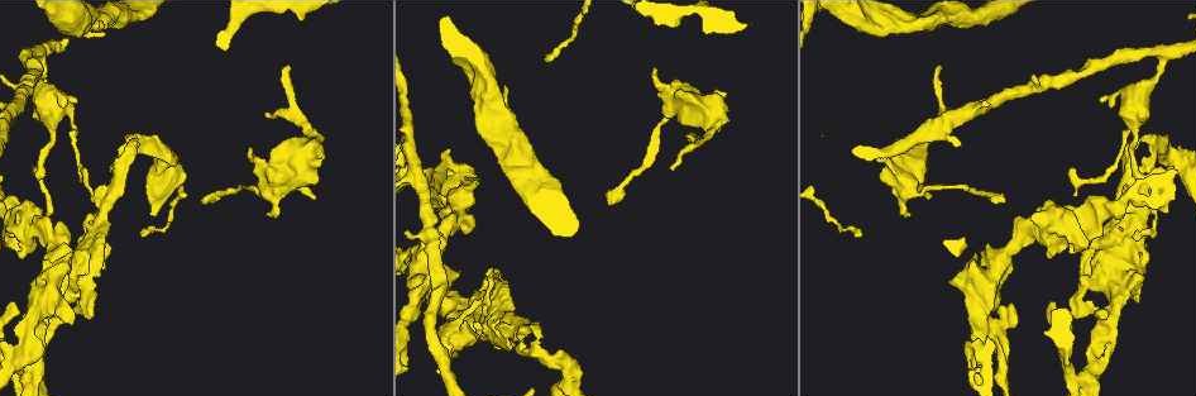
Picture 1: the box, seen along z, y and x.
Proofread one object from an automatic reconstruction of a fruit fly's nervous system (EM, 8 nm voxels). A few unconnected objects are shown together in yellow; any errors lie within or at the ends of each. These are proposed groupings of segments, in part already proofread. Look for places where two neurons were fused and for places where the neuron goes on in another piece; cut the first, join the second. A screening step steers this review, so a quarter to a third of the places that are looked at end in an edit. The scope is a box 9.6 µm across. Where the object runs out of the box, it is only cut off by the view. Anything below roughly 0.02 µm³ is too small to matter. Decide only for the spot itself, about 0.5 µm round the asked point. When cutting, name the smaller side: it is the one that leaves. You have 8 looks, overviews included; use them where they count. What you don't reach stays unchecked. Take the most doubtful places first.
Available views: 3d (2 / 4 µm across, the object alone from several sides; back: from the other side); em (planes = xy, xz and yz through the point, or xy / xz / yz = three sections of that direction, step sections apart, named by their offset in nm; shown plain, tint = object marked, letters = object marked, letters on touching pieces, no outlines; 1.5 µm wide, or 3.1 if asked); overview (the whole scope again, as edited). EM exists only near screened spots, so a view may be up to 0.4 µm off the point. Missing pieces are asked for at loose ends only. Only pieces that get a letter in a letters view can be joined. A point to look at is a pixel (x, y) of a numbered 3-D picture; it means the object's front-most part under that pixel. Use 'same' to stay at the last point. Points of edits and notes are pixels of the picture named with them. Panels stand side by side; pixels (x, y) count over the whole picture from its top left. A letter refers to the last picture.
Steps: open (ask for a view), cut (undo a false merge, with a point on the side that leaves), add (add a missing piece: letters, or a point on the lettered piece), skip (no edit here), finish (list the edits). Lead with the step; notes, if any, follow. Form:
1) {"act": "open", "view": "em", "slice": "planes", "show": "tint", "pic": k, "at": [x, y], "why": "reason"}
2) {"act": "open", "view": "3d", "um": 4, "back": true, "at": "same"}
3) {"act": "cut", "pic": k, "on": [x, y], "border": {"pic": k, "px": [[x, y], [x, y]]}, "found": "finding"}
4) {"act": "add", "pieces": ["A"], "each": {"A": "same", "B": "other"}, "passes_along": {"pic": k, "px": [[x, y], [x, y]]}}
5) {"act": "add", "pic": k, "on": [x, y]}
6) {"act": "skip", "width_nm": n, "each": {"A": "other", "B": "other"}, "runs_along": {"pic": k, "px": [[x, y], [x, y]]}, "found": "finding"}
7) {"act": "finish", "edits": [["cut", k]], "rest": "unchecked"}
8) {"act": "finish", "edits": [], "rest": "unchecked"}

{"act": "open", "view": "em", "slice": "planes", "show": "letters", "pic": 1, "at": [92, 195], "why": "long arm stops here"}

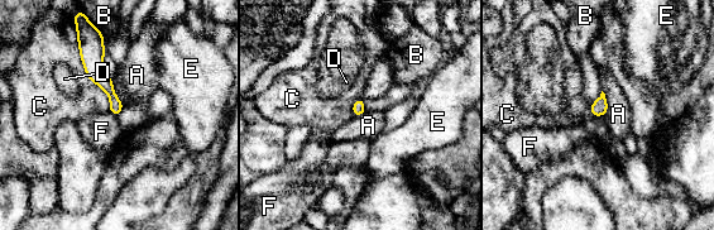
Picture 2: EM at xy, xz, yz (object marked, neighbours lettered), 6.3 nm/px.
{"act": "skip", "longest_contact_nm": ["C", 550], "each": {"A": "other", "B": "other", "C": "other", "D": "other", "E": "other", "F": "other"}, "border": {"pic": 2, "px": [[604, 114], [594, 116]]}, "found": "no lettered piece goes on from it"}

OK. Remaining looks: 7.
{"act": "open", "view": "3d", "um": 2, "pic": 1, "at": [1103, 102], "why": "an open end"}

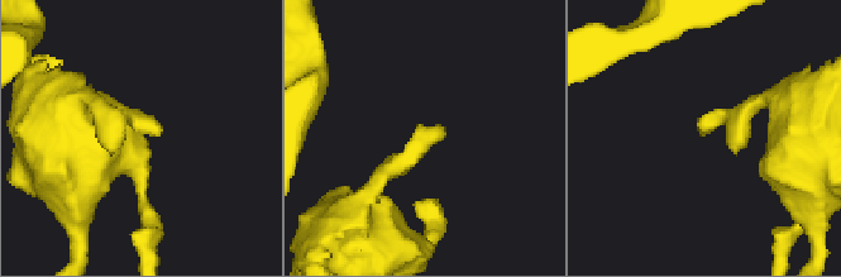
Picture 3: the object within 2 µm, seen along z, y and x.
{"act": "open", "view": "em", "slice": "planes", "show": "letters", "pic": 3, "at": [158, 134]}

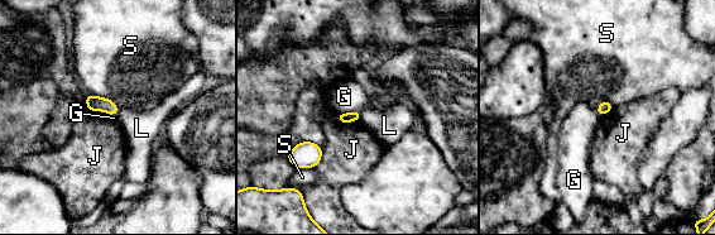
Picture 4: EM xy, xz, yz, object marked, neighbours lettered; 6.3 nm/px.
{"act": "skip", "each": {"G": "other", "J": "other", "L": "other", "S": "other"}, "found": "no lettered piece goes on from it"}

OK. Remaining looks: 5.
{"act": "open", "view": "3d", "um": 4, "pic": 1, "at": [908, 216], "why": "free end"}

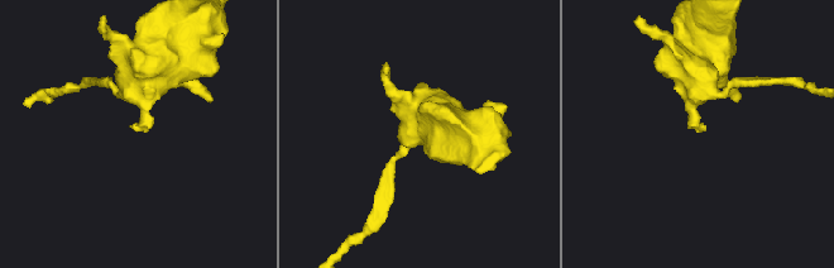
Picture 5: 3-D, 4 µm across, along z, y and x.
{"act": "open", "view": "em", "slice": "planes", "show": "letters", "pic": 5, "at": [703, 126], "why": "need the tissue"}

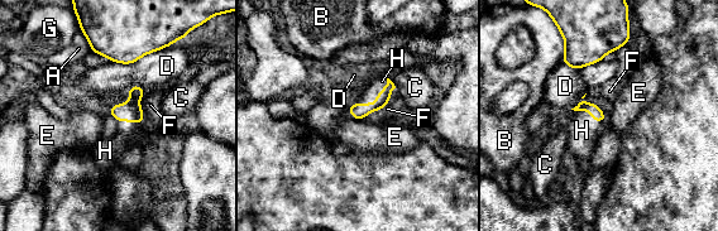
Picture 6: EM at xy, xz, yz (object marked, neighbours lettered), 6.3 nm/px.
{"act": "add", "pieces": ["H"], "each": {"A": "other", "B": "other", "C": "other", "D": "other", "E": "other", "F": "other", "G": "other", "H": "same"}, "passes_along": {"pic": 6, "px": [[359, 110], [377, 100], [371, 87]]}, "found": "the neuron continues"}

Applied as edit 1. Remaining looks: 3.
{"act": "finish", "edits": [["add", 6]], "rest": "unchecked"}

